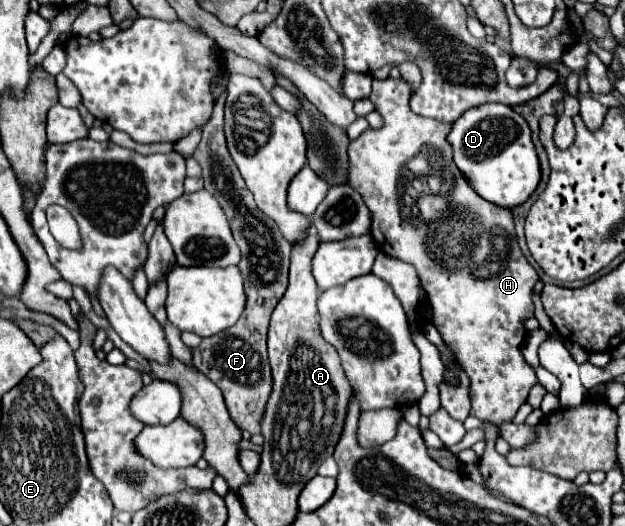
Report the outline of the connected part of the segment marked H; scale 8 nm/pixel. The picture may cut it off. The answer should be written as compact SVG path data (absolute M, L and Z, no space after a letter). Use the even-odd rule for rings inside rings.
M397 78L387 80L373 80L373 92L369 100L375 104L375 112L383 116L381 128L367 128L357 140L349 144L349 186L357 190L367 208L371 210L371 236L377 242L377 248L385 254L413 264L419 280L427 292L435 328L439 330L445 344L455 352L457 362L467 372L471 384L471 416L481 420L501 424L505 420L513 420L519 406L527 402L531 386L537 382L533 368L525 362L521 354L521 344L527 336L523 328L523 320L533 316L533 302L531 302L531 288L539 280L535 268L523 256L513 226L513 214L507 208L499 208L483 198L479 198L465 176L457 170L451 158L451 146L445 140L449 134L451 124L443 124L433 118L425 118L415 114L409 108L409 86ZM421 150L439 150L445 162L447 172L453 178L453 192L441 196L423 196L417 200L419 216L407 220L401 216L401 194L399 194L399 174L407 166L411 158L415 158Z

